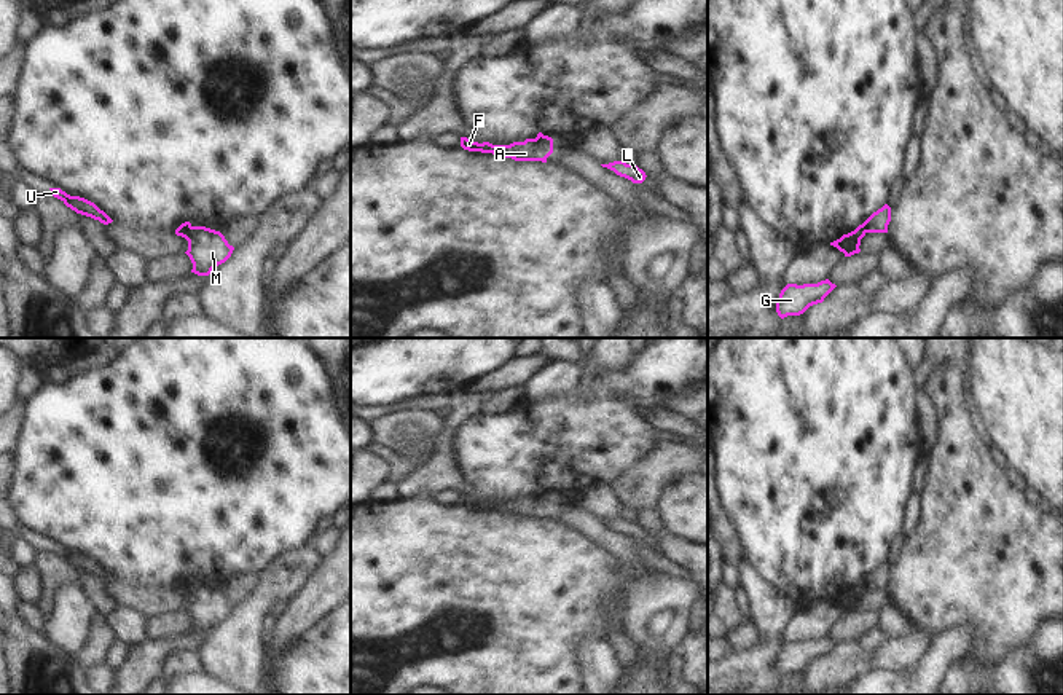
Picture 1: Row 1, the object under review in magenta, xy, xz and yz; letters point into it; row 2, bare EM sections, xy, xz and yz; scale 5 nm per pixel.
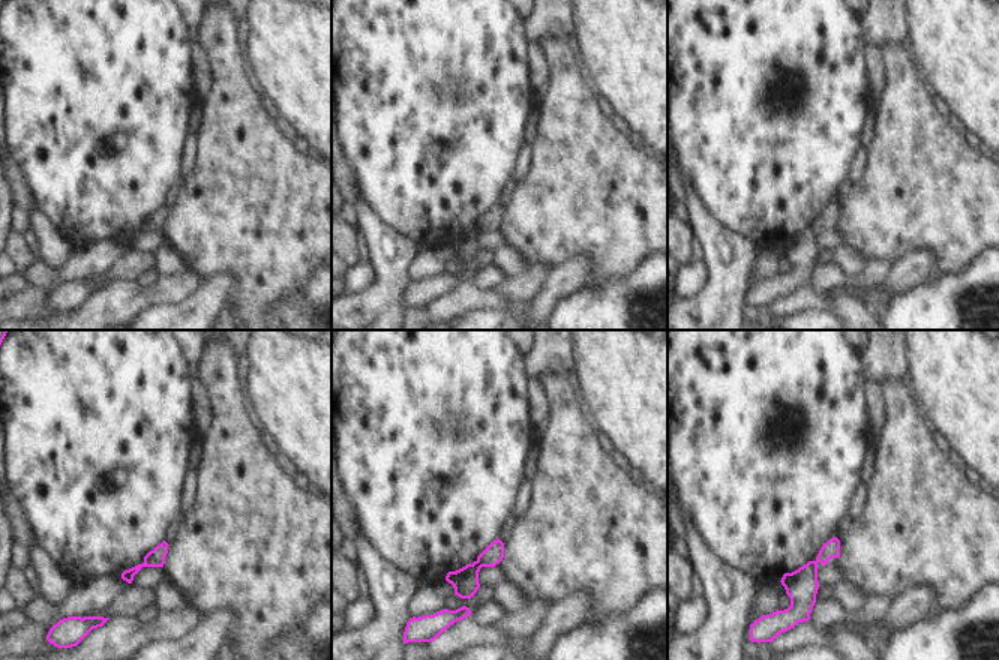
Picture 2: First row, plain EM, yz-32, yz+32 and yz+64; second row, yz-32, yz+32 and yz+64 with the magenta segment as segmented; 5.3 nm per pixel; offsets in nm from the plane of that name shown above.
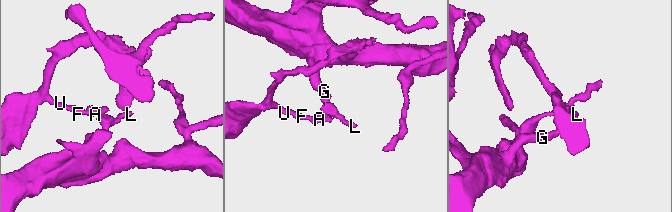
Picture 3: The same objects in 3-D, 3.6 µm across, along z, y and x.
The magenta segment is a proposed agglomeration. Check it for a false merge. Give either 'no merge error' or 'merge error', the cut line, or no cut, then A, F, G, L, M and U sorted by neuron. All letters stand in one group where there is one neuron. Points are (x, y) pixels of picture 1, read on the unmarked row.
merge error | yz (862, 581), (867, 588) | A F U / G L M

